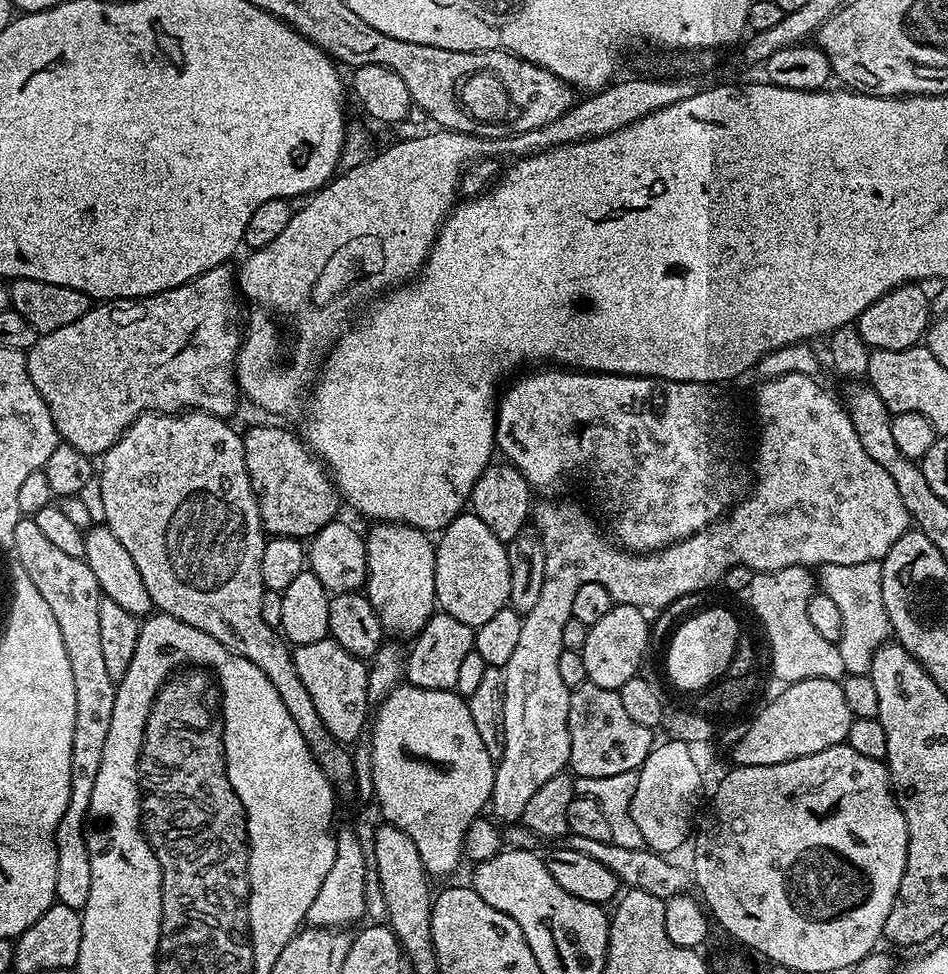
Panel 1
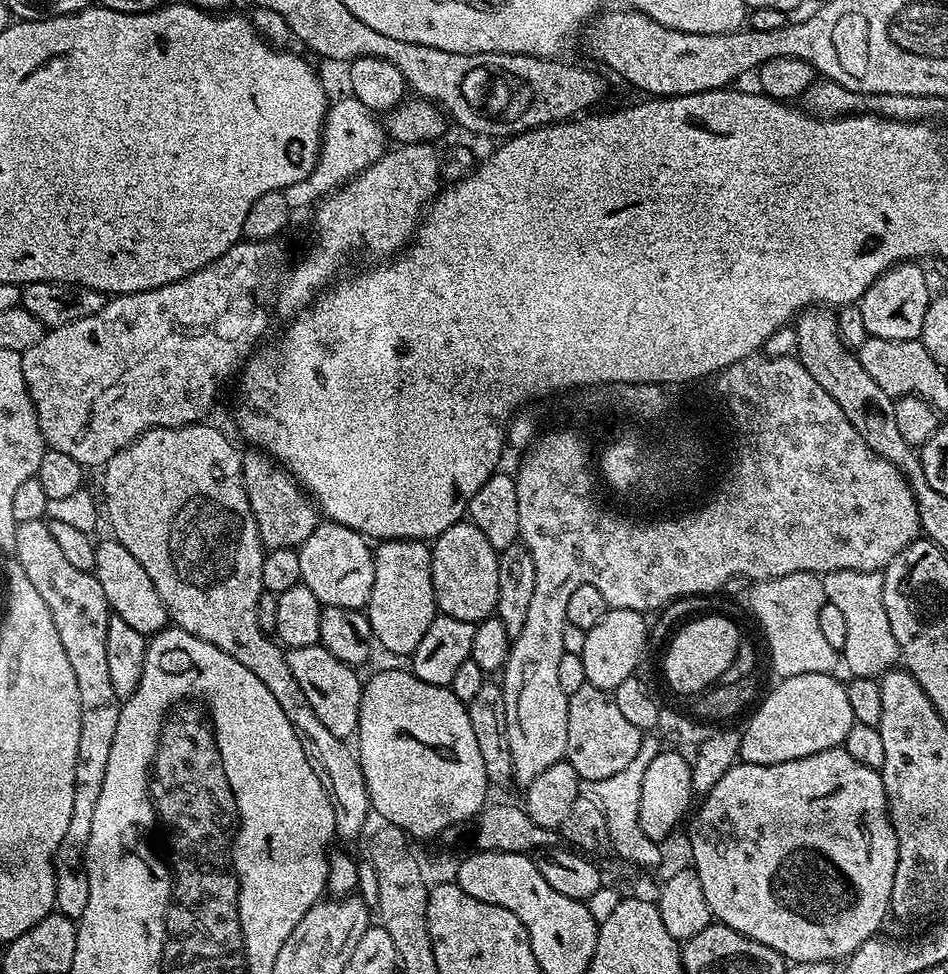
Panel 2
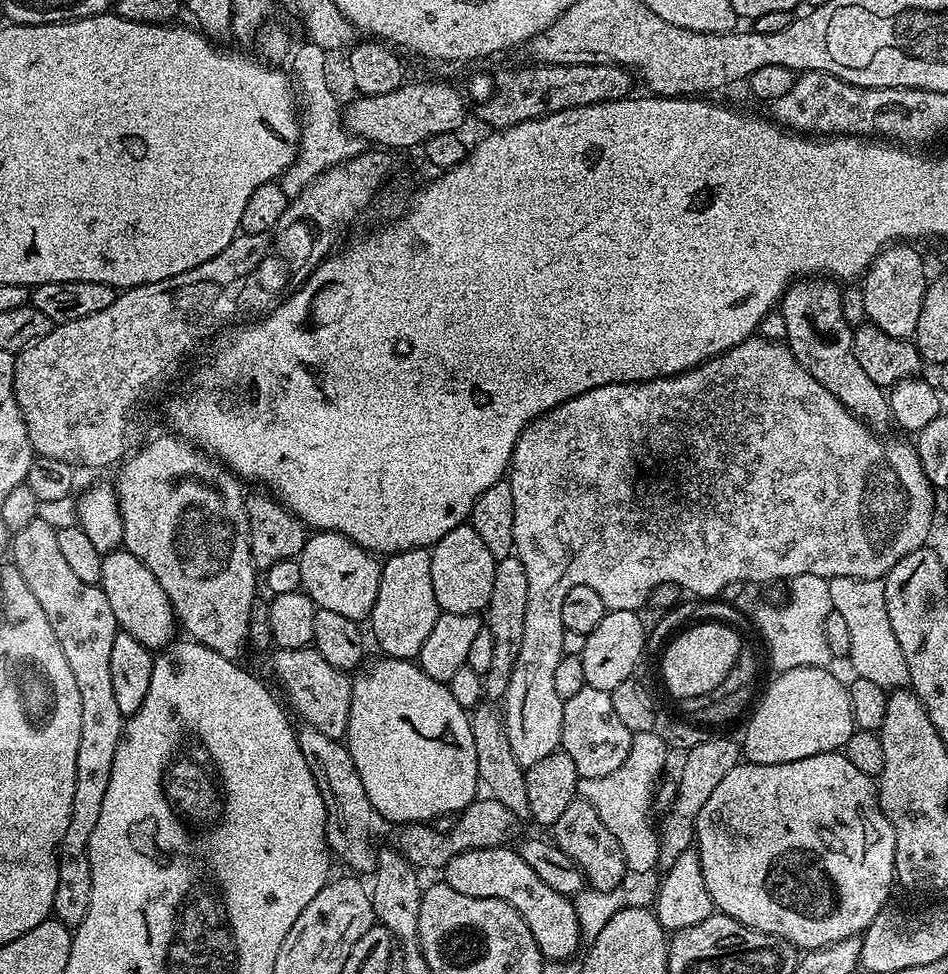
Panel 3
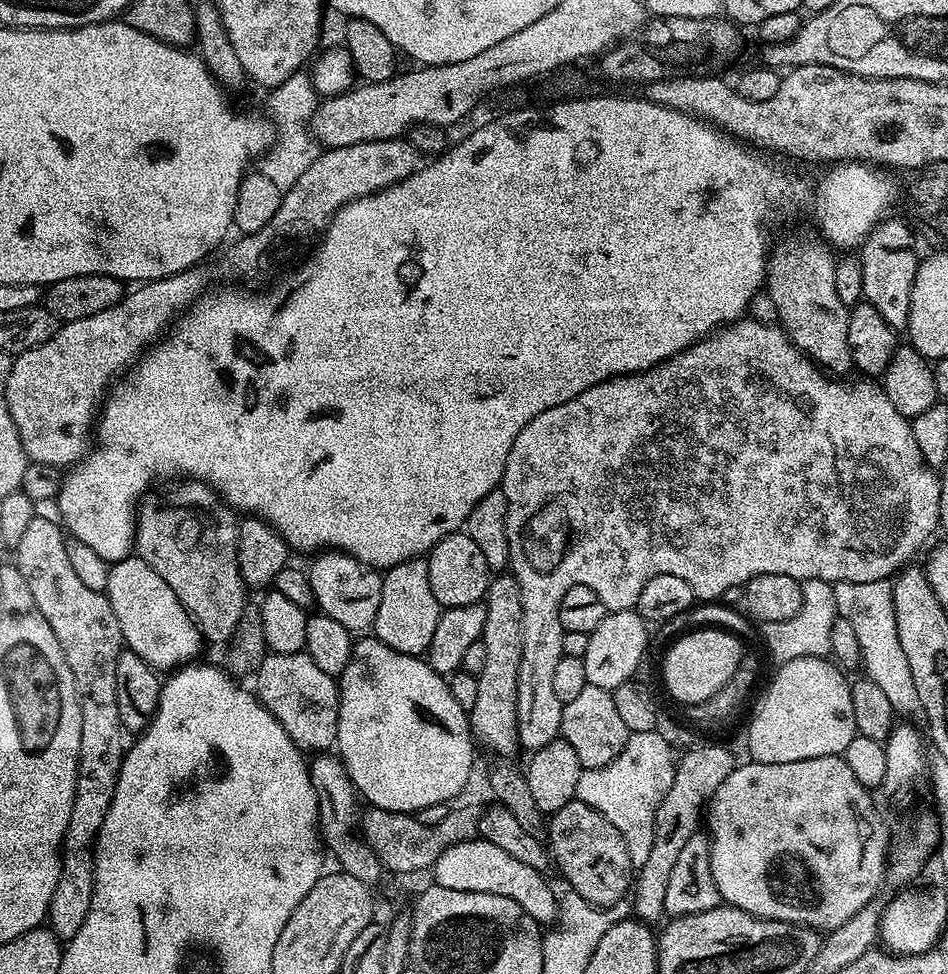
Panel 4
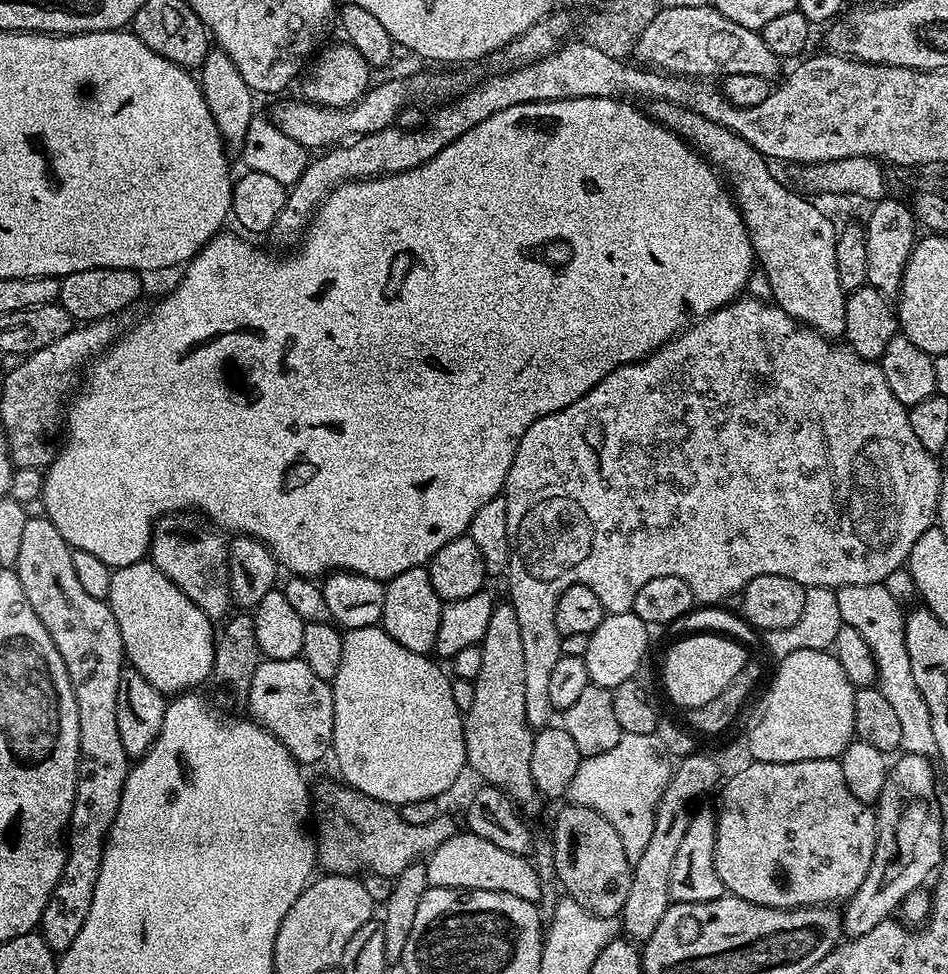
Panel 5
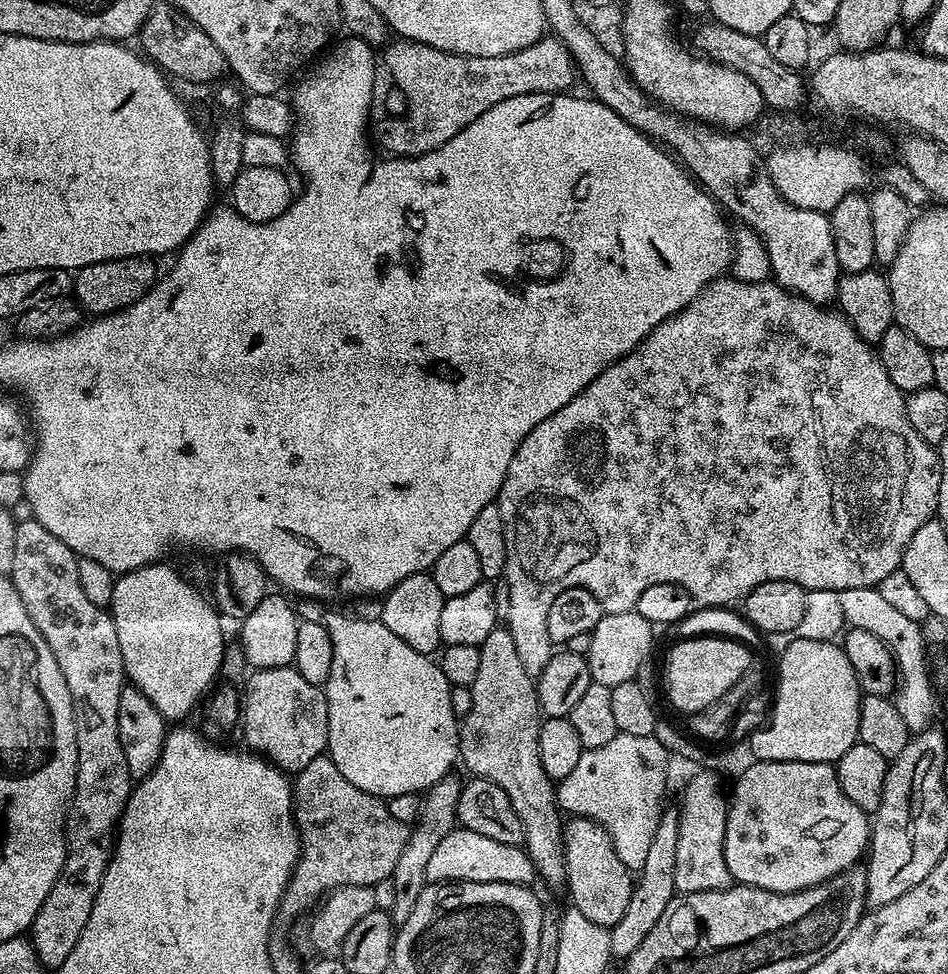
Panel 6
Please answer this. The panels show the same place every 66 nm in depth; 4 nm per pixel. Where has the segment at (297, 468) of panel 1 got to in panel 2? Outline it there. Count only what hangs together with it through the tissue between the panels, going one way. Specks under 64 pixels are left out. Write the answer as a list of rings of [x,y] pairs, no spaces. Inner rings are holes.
[[[248,450],[242,456],[244,465],[244,489],[250,498],[250,510],[256,519],[260,542],[265,549],[294,548],[306,542],[306,538],[322,520],[313,499],[301,488],[296,477],[282,464],[277,464],[263,450]]]

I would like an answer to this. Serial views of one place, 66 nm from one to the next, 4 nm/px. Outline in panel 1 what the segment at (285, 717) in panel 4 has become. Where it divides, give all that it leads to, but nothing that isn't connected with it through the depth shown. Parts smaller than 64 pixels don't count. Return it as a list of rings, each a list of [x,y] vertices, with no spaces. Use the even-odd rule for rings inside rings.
[[[331,638],[295,645],[292,661],[298,670],[298,678],[302,678],[302,686],[306,686],[310,698],[314,698],[314,710],[318,710],[326,730],[330,730],[335,740],[359,741],[363,732],[365,735],[370,720],[368,664],[361,657],[344,650]]]

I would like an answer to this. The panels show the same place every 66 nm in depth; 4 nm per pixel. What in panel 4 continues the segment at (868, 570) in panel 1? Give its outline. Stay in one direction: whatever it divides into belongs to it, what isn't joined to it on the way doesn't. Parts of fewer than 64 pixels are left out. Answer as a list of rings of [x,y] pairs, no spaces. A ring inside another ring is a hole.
[[[879,580],[878,582],[838,582],[837,584],[832,585],[834,590],[834,602],[836,603],[836,614],[842,618],[846,618],[846,622],[850,622],[850,627],[854,630],[855,637],[858,638],[858,650],[860,651],[860,663],[862,665],[863,675],[870,682],[875,682],[877,686],[884,693],[886,693],[886,698],[890,701],[890,706],[894,706],[894,710],[901,717],[912,718],[908,716],[917,716],[921,715],[922,709],[920,703],[918,702],[918,690],[914,690],[914,678],[910,674],[910,662],[906,662],[906,654],[902,651],[902,642],[898,638],[898,622],[894,618],[894,598],[892,597],[892,580]]]

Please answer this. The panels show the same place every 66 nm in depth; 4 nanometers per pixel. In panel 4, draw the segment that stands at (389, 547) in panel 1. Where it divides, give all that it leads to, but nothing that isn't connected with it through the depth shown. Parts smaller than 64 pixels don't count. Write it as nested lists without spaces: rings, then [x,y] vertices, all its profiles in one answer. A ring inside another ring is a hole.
[[[427,559],[407,560],[387,569],[382,577],[381,602],[371,625],[376,639],[390,646],[390,650],[423,657],[430,646],[430,638],[434,638],[442,611],[438,598],[434,598],[434,590],[430,590]]]

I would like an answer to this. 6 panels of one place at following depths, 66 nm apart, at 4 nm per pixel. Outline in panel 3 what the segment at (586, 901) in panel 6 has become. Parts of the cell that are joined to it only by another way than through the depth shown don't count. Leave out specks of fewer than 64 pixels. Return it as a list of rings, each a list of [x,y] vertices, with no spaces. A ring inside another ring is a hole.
[[[575,799],[566,806],[566,810],[558,817],[558,822],[550,825],[551,839],[582,870],[589,889],[610,891],[625,883],[624,876],[629,875],[626,858],[622,854],[622,846],[618,846],[618,838],[606,830],[606,822],[598,818],[598,810],[590,806],[590,802]]]

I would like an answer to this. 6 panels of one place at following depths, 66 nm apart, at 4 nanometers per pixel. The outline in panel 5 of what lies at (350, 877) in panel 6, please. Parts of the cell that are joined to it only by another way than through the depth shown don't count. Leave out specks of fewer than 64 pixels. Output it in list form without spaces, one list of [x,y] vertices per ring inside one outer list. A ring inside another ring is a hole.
[[[343,782],[336,784],[320,784],[314,788],[314,839],[318,864],[325,873],[355,877],[357,874],[371,874],[373,876],[387,876],[395,878],[400,872],[417,863],[421,858],[427,857],[446,838],[456,835],[458,825],[448,817],[441,814],[437,820],[426,826],[413,826],[402,818],[393,805],[383,804],[358,790],[348,787]]]

